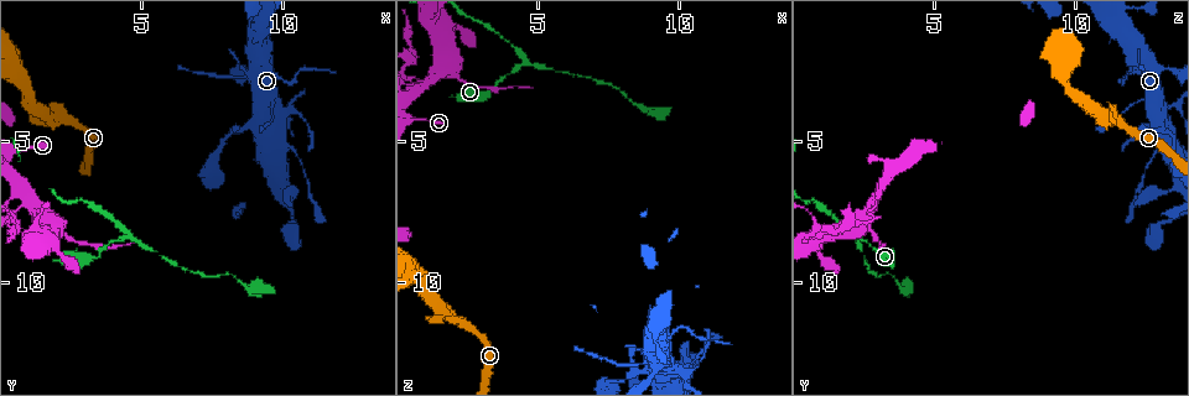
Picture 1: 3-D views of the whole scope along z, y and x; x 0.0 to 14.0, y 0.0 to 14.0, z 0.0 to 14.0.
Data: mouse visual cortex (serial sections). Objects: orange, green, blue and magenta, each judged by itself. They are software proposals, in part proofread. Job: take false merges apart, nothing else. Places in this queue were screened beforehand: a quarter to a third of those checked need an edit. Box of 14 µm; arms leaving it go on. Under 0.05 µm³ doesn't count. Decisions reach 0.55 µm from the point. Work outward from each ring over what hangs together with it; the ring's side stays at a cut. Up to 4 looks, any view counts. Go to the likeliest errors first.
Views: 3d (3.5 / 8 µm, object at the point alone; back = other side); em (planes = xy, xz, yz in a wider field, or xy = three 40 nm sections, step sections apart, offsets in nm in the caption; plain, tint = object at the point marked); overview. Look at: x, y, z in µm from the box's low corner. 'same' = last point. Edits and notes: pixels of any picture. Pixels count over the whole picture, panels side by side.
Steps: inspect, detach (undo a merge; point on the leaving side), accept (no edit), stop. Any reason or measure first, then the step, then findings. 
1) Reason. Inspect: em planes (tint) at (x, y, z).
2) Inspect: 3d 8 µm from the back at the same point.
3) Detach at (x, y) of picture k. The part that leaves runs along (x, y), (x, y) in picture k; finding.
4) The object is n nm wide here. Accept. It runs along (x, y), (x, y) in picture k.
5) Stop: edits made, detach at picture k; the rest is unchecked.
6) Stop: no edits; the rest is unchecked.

Side arm on a straight run. Inspect: 3d 3.5 µm at (1.0, 7.2, 2.9).

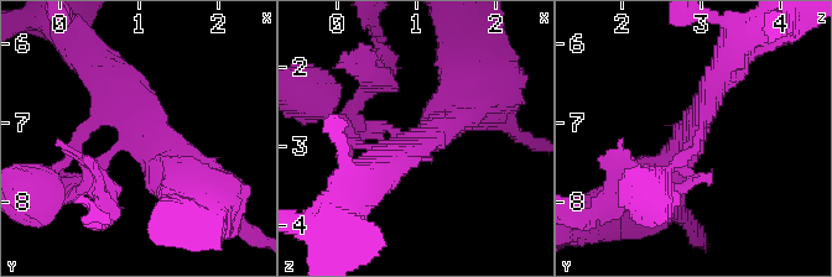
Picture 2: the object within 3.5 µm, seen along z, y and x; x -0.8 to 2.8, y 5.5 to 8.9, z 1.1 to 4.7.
3 arms meet here; the arms are 150, 400, 500 nm wide. Inspect: em xy step 2 (tint) at (1.15, 7.10, 2.90).

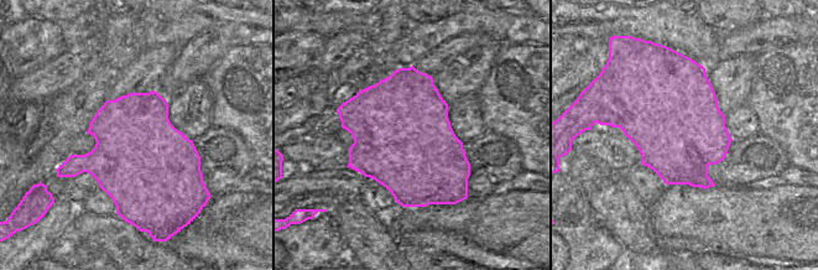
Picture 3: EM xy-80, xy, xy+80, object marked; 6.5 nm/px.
Accept. One cell here.

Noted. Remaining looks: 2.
Arms part here. Inspect: 3d 3.5 µm from the back at (1.8, 4.0, 11.1).

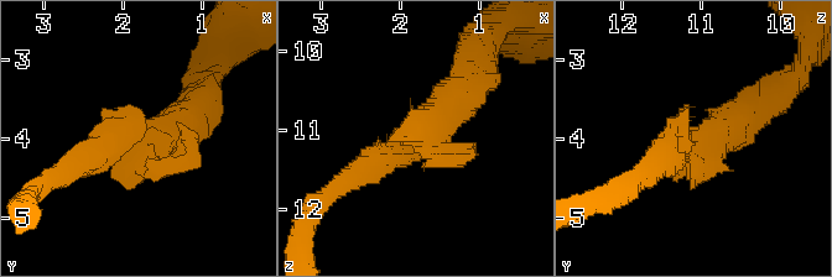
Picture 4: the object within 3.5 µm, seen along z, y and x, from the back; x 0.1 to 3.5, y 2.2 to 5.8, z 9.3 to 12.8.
Need the tissue. Inspect: em xy step 1 (tint) at (1.75, 4.05, 11.00).

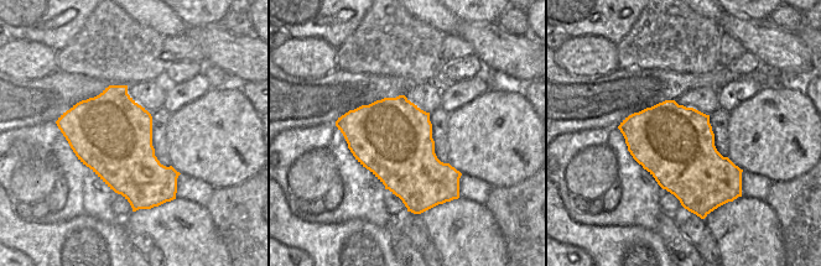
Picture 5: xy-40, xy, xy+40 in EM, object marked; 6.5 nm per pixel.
Accept. It runs along (358, 173), (404, 151), (473, 78) in picture 4; one cell here.

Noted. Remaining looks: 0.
Stop: no edits; the rest is unchecked.

